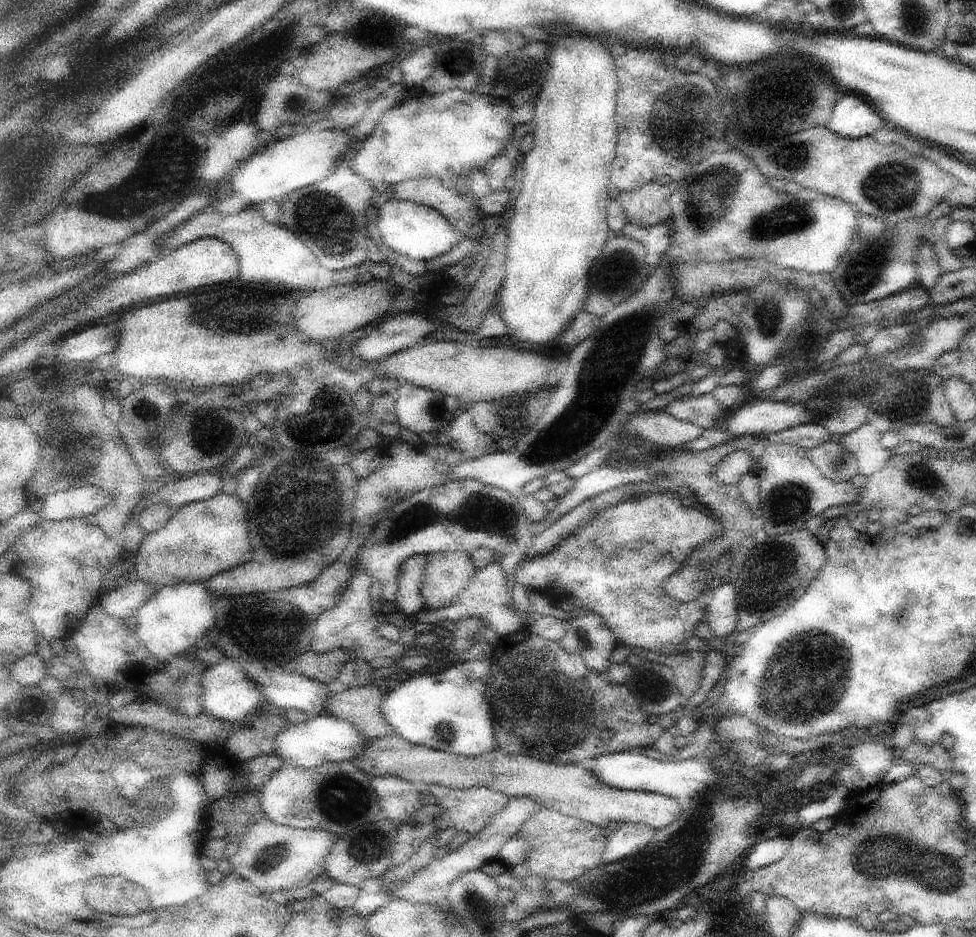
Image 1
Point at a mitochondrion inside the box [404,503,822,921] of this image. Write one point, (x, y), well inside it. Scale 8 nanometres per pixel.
(625, 887)

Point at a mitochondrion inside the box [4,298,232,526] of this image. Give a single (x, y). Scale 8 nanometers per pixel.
(75, 449)

